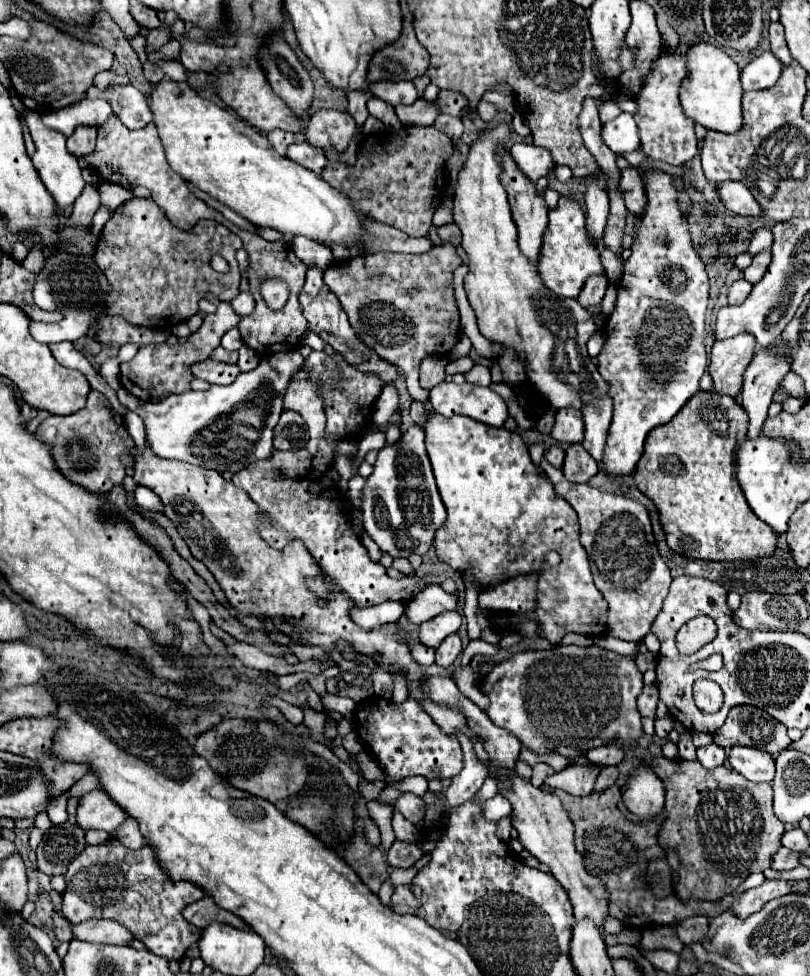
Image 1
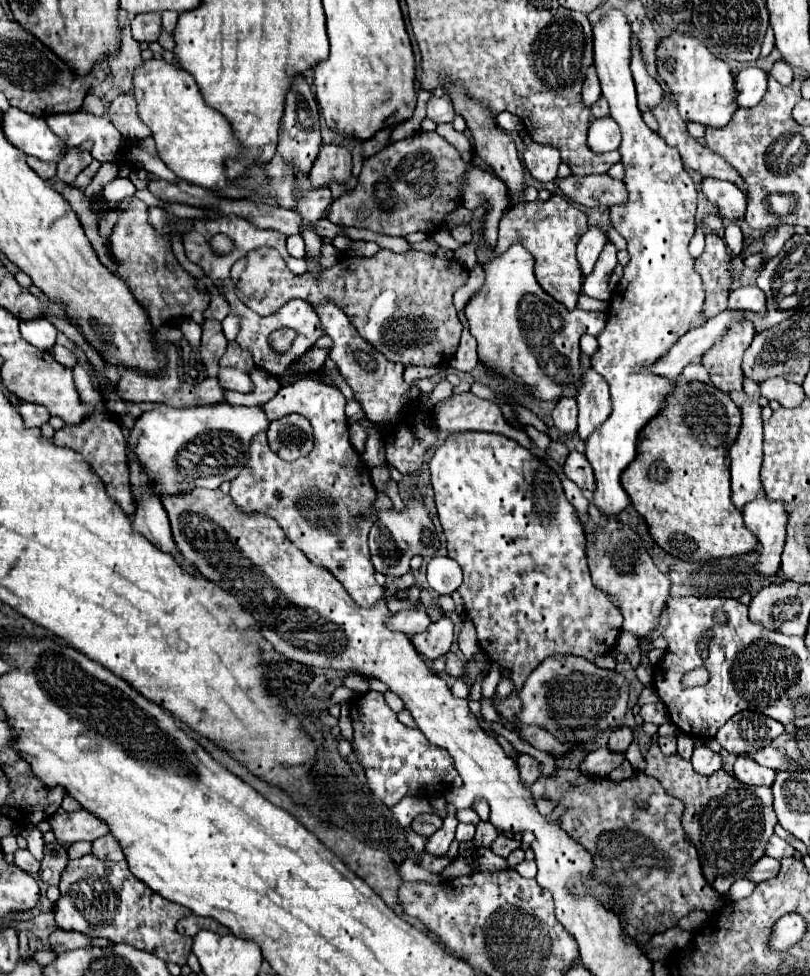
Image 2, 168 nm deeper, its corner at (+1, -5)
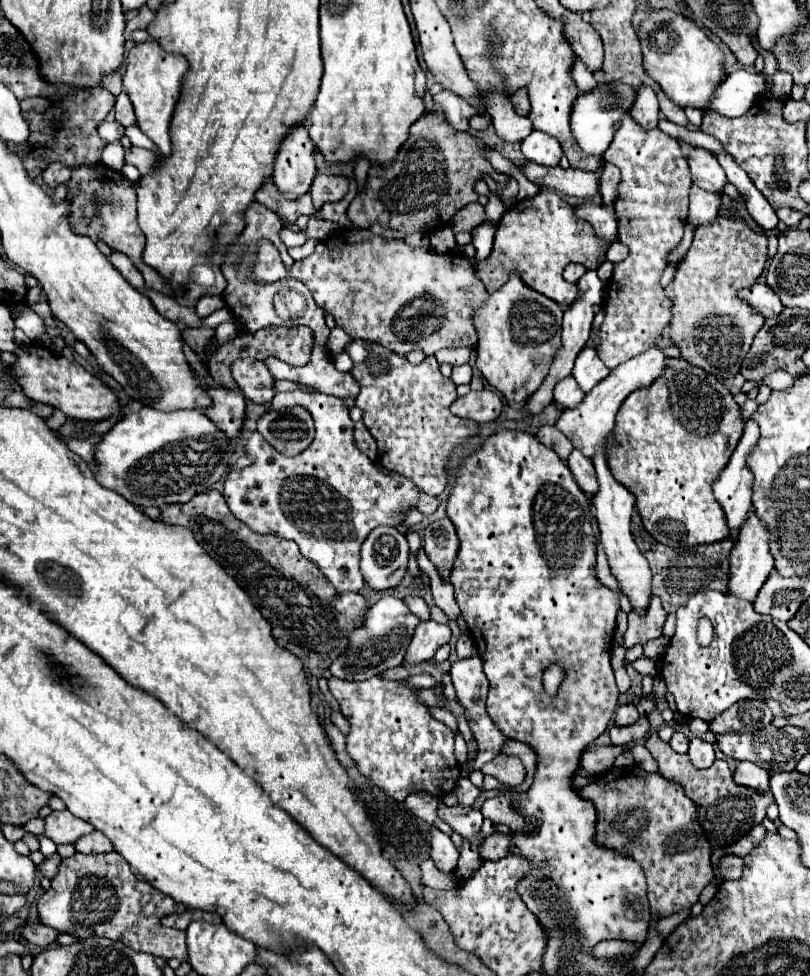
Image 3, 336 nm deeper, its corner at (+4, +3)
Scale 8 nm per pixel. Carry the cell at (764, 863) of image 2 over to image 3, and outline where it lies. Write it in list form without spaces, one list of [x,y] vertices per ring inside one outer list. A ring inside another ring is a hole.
[[[730,855],[726,859],[716,861],[712,867],[714,867],[714,873],[722,879],[738,879],[742,875],[742,857]]]

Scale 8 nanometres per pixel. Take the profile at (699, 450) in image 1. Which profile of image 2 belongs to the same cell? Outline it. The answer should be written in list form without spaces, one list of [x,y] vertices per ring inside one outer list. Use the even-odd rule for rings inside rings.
[[[677,383],[661,415],[641,431],[637,459],[621,475],[621,483],[631,497],[633,507],[645,517],[651,537],[657,545],[683,561],[705,561],[745,555],[757,549],[757,537],[743,523],[741,509],[733,507],[729,487],[729,447],[741,429],[741,409],[733,399],[711,383]]]

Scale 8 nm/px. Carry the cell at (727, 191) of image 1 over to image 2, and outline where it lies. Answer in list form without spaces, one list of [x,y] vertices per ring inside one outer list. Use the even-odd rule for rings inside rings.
[[[703,179],[703,193],[705,197],[719,209],[721,217],[737,221],[745,217],[745,209],[747,209],[747,195],[729,181],[721,181],[721,179]]]

